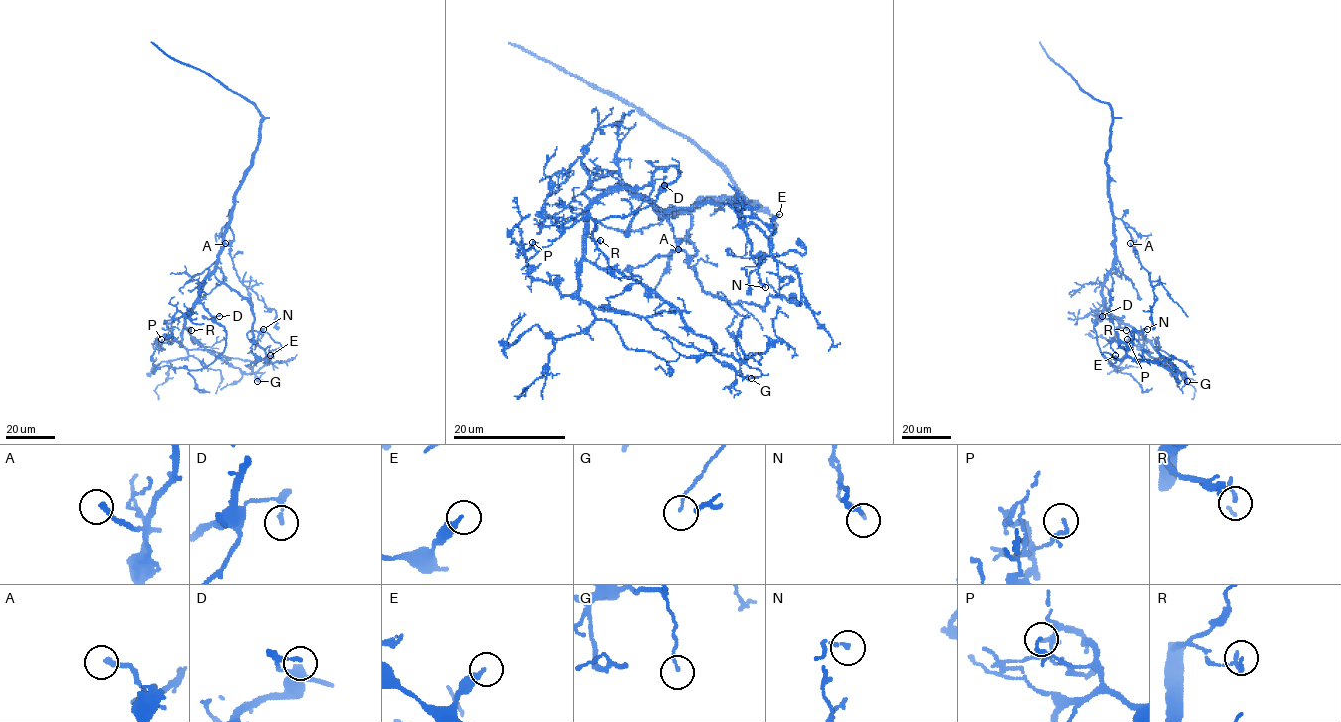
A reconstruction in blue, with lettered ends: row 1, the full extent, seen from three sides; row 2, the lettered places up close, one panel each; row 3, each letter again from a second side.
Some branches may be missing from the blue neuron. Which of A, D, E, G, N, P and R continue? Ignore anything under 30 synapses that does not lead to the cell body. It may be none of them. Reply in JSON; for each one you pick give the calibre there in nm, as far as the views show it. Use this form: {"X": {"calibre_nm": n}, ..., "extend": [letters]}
{"extend": []}

